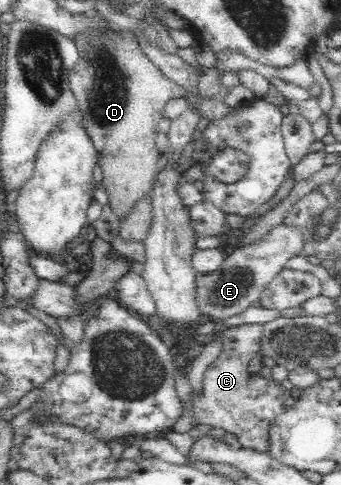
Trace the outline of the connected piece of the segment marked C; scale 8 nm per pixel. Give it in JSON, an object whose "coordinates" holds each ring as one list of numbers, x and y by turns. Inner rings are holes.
{"coordinates":[[243,323,226,327,222,331,224,351,214,360,204,373,204,397,194,399,196,417,200,423,220,427,226,433,235,433,244,448,266,452,269,449,269,427,274,418,292,408,296,399,290,396,290,391,284,390,281,384,269,376,264,378,257,374,253,378,248,375,248,365,261,350,261,337,264,331,263,323]]}

